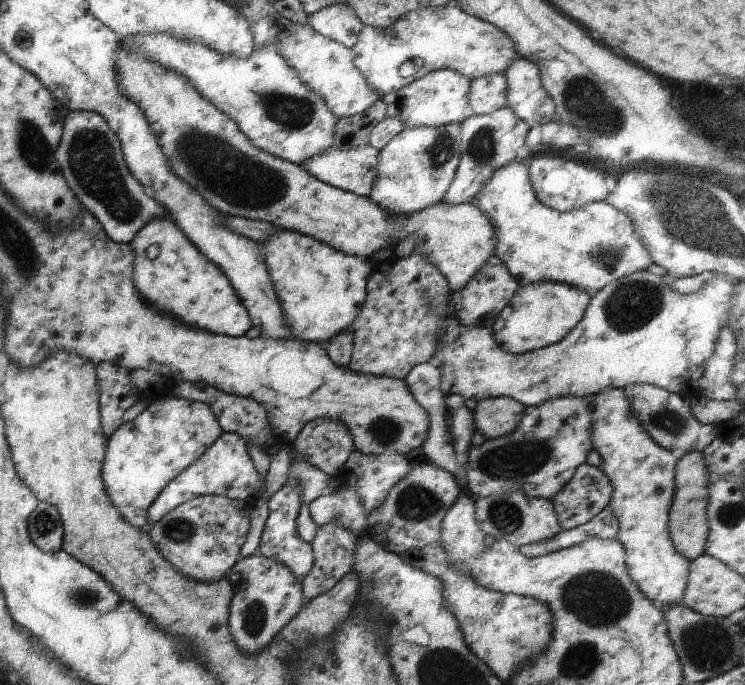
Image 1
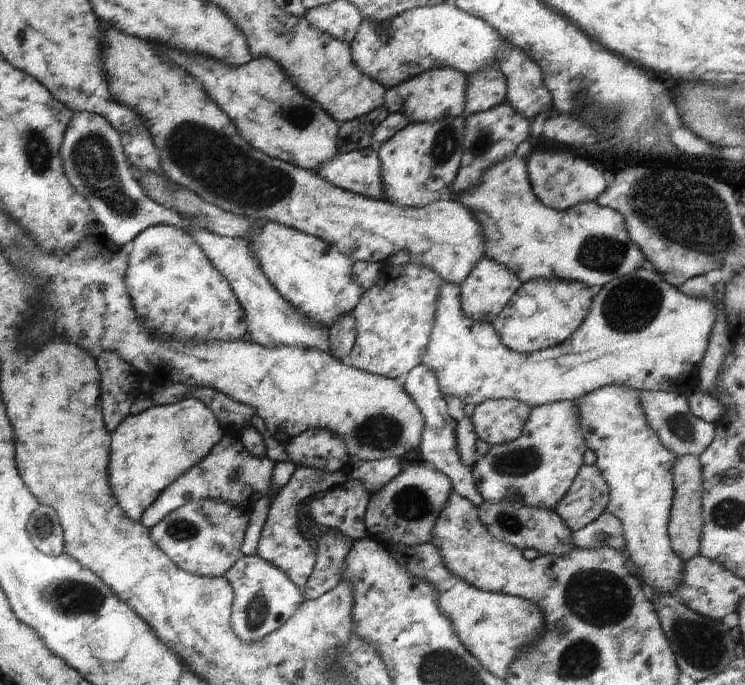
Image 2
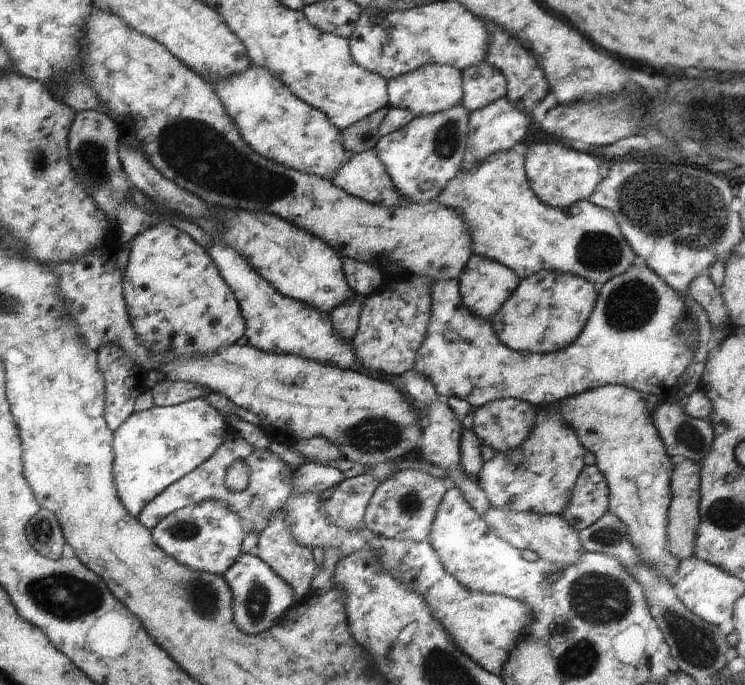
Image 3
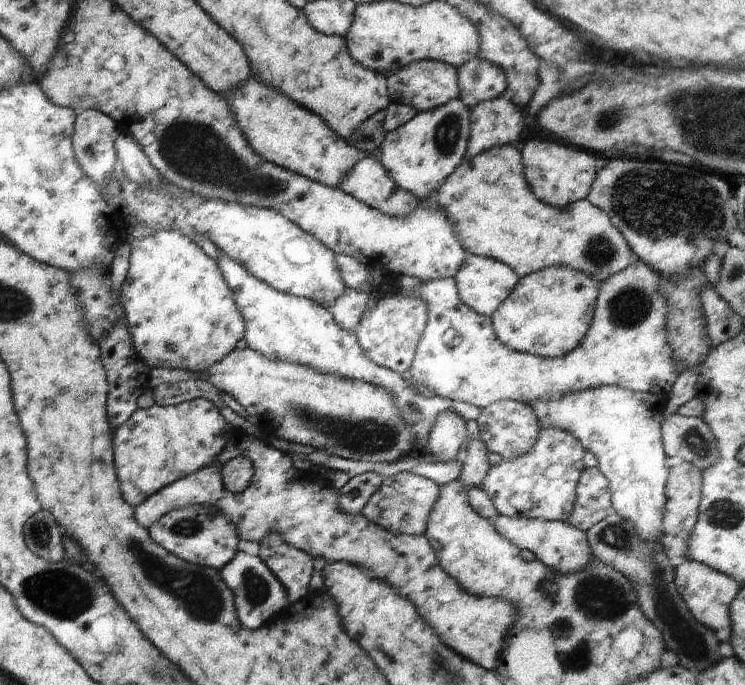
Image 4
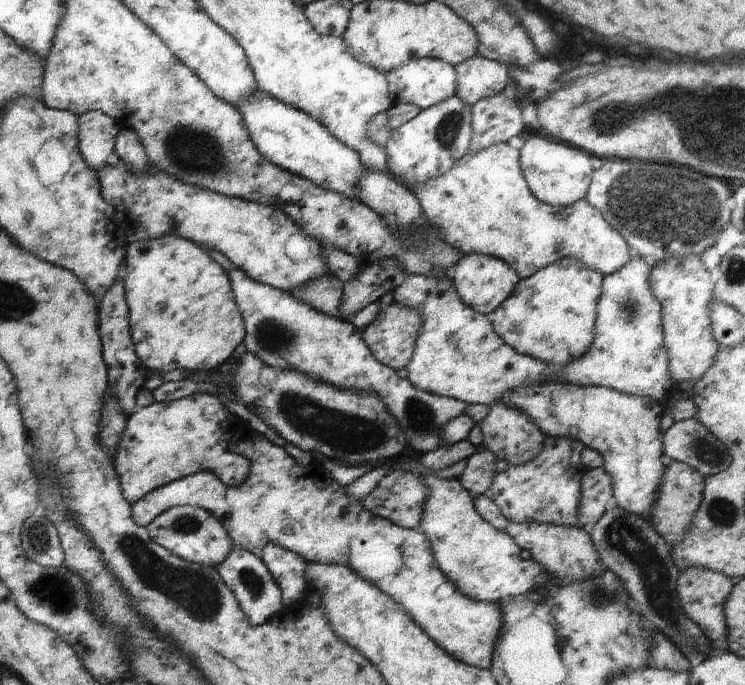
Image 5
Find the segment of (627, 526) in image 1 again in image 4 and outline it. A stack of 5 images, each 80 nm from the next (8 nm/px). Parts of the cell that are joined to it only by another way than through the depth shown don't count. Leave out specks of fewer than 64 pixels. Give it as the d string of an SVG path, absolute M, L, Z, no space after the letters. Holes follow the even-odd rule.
M605 385L558 394L549 399L538 398L527 401L525 404L531 408L539 428L555 427L565 431L574 436L585 451L596 456L596 467L608 482L611 512L618 514L621 519L628 520L640 539L661 547L660 536L665 504L664 486L668 475L668 468L663 466L665 456L660 433L660 422L666 405L665 397L653 393L634 393L613 385Z

